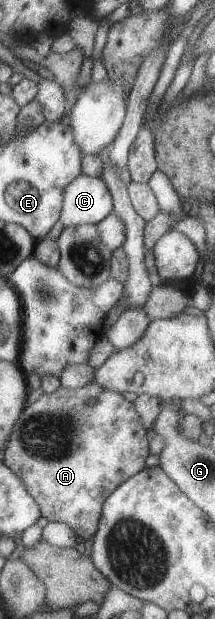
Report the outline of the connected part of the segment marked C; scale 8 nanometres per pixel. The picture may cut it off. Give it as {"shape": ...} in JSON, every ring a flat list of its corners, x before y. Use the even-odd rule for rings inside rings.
{"shape":[[78,175,62,193,58,221,63,227,97,224,112,212,109,190,99,177]]}

